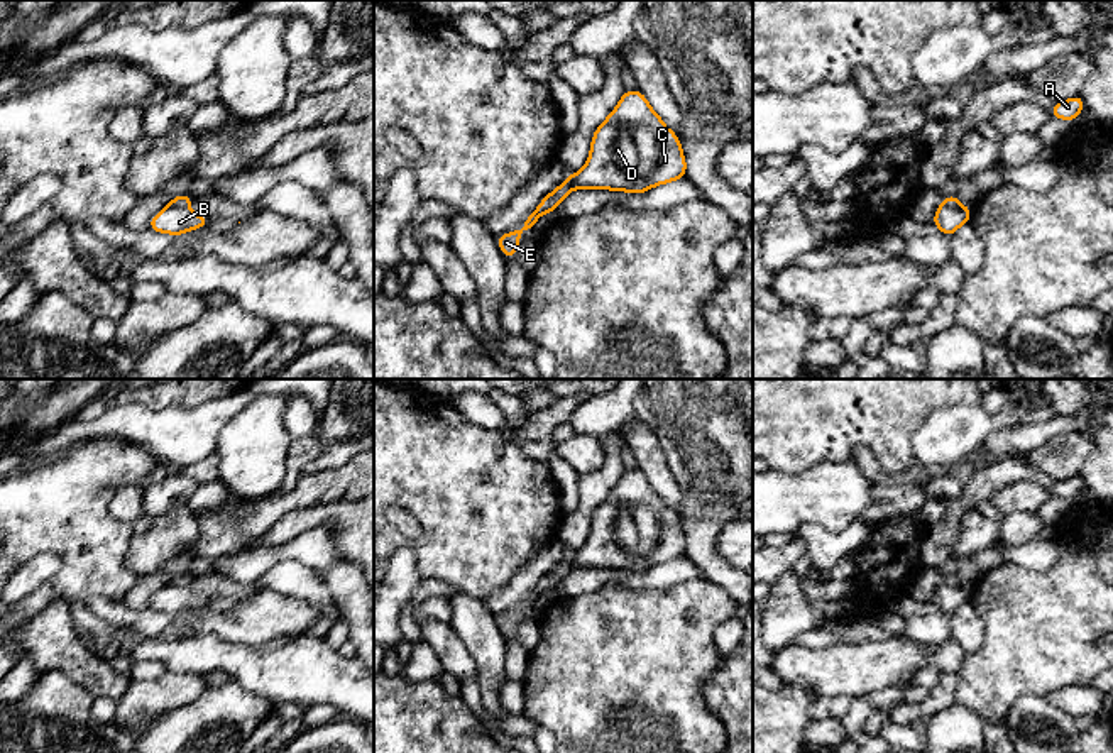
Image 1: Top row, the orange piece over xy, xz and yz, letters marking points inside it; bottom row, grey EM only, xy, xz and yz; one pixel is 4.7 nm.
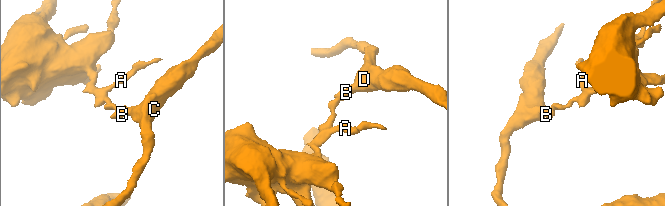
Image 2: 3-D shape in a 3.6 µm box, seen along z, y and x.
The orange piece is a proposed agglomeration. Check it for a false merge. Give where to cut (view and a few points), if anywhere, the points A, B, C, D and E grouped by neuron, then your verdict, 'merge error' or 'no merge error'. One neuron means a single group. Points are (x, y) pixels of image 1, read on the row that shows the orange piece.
cut in xz along (567, 192), (548, 197); A E / B C D; merge error

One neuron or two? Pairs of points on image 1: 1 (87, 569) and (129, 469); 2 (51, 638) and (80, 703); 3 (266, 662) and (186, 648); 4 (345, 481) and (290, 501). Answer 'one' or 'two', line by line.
1: one
2: two
3: one
4: one

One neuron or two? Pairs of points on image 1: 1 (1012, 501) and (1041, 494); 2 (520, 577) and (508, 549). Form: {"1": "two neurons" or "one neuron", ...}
{"1": "one neuron", "2": "two neurons"}

